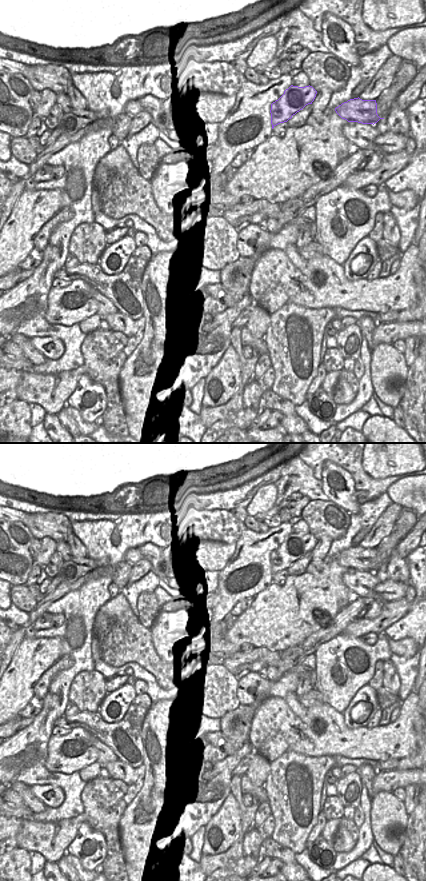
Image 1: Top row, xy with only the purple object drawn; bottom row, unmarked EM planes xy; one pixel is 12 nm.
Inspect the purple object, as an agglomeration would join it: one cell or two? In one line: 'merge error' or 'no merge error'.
merge error

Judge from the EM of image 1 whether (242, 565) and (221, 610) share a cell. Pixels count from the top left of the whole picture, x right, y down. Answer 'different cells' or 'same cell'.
same cell

